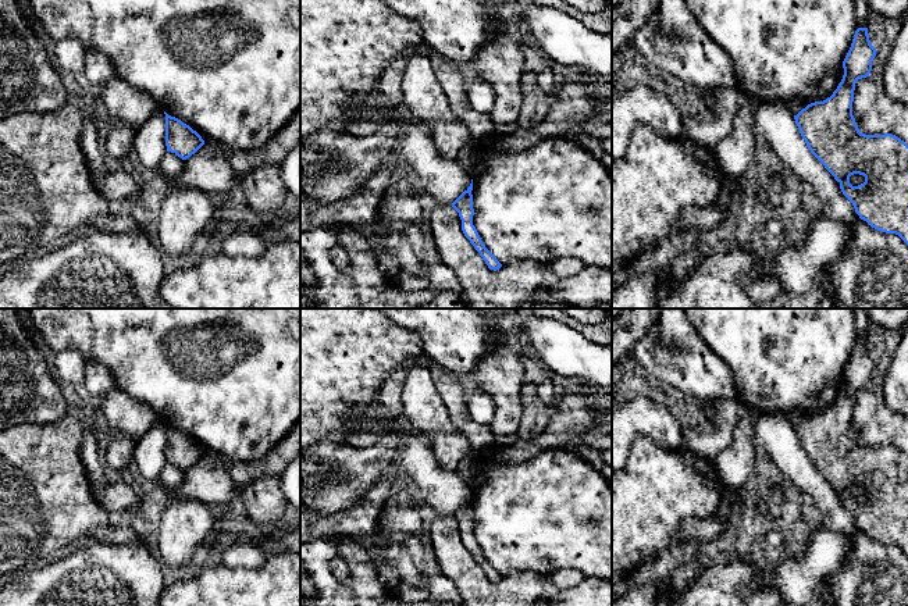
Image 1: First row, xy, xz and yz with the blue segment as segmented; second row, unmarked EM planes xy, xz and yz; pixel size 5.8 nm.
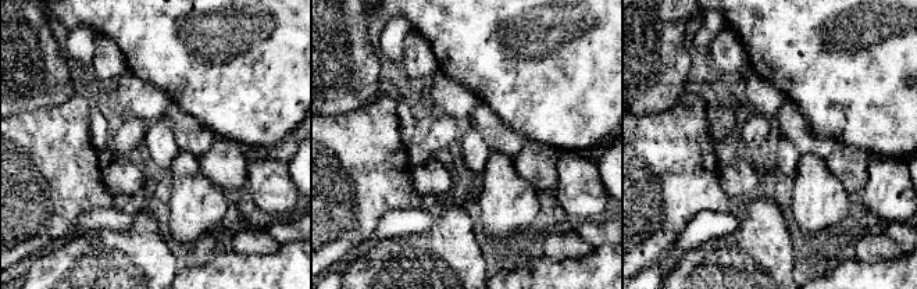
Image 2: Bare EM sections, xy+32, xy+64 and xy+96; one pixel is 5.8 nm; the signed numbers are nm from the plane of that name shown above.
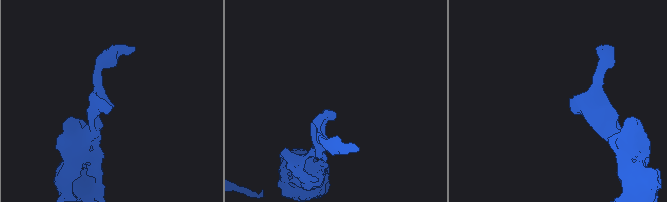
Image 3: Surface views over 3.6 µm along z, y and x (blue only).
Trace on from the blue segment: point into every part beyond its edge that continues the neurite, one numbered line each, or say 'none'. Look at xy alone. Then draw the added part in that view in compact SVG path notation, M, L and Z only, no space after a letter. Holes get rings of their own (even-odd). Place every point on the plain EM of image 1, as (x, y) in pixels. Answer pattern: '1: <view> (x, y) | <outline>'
none

